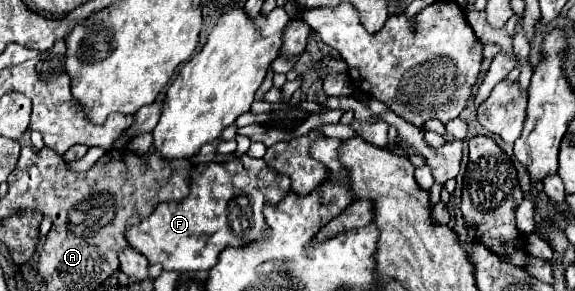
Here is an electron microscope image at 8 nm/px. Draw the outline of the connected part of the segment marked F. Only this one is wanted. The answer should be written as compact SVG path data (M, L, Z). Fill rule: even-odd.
M244 155L238 159L230 159L226 163L194 165L190 171L190 195L182 201L158 203L156 209L146 219L142 219L138 225L132 225L130 229L126 229L126 239L130 245L134 245L134 249L138 249L148 259L148 263L160 263L164 269L176 269L176 271L184 271L184 273L212 269L218 263L218 255L228 245L244 245L244 243L250 243L250 241L262 237L262 233L266 231L266 221L262 217L262 207L266 205L264 191L272 189L272 187L282 189L282 195L288 193L290 177L270 169L264 163L264 159L252 159L252 157ZM244 171L248 171L250 185L244 189L238 189L238 187L234 187L234 177Z

